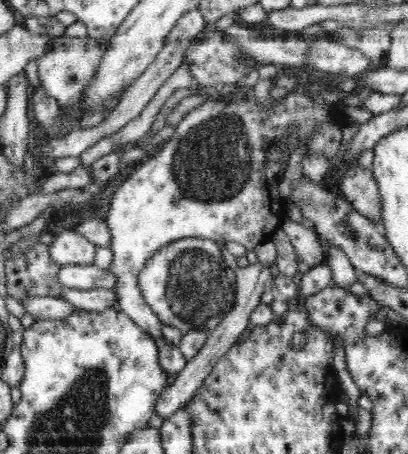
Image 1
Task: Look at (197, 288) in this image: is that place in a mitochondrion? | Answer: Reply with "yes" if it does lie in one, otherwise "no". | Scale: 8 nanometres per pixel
yes

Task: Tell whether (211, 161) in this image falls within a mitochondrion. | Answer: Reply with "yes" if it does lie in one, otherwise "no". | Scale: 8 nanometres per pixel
yes

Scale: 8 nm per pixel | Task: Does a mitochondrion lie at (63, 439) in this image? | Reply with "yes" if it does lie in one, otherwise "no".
yes

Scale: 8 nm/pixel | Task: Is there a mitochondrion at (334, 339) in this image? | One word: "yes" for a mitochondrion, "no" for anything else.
no

